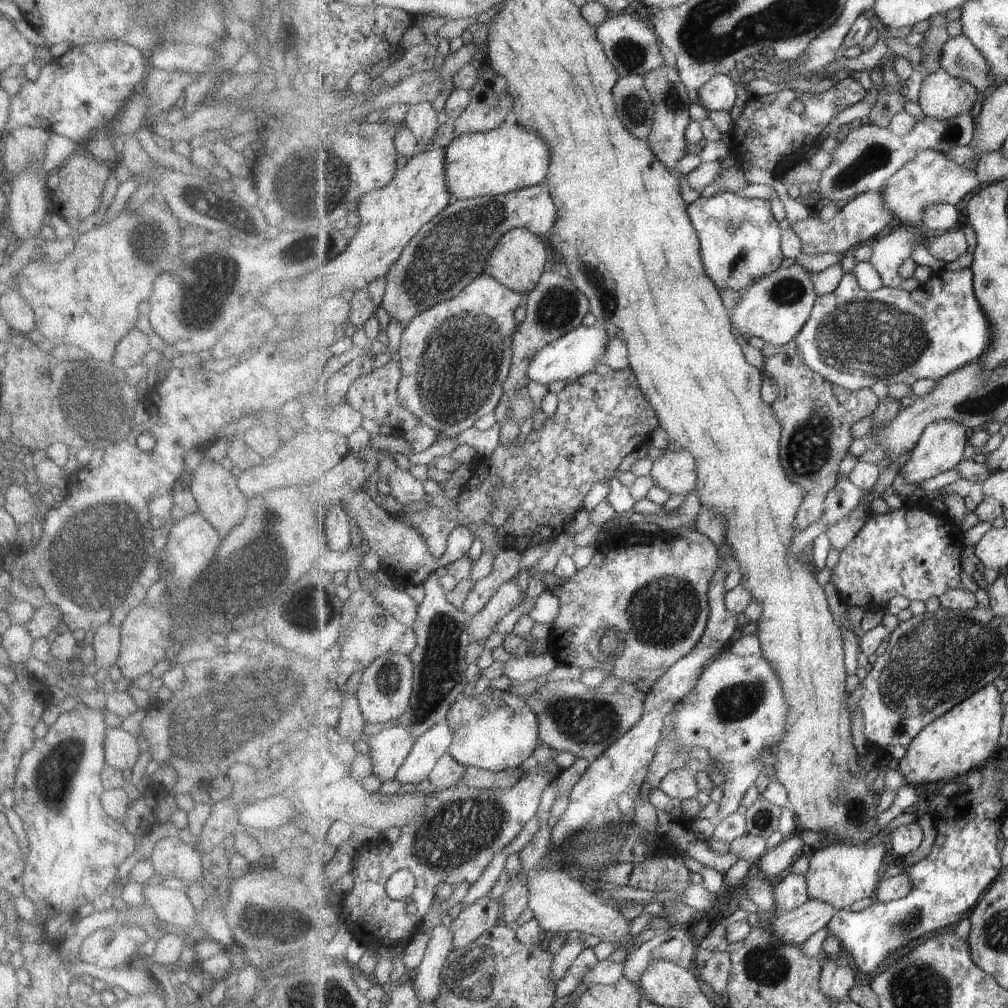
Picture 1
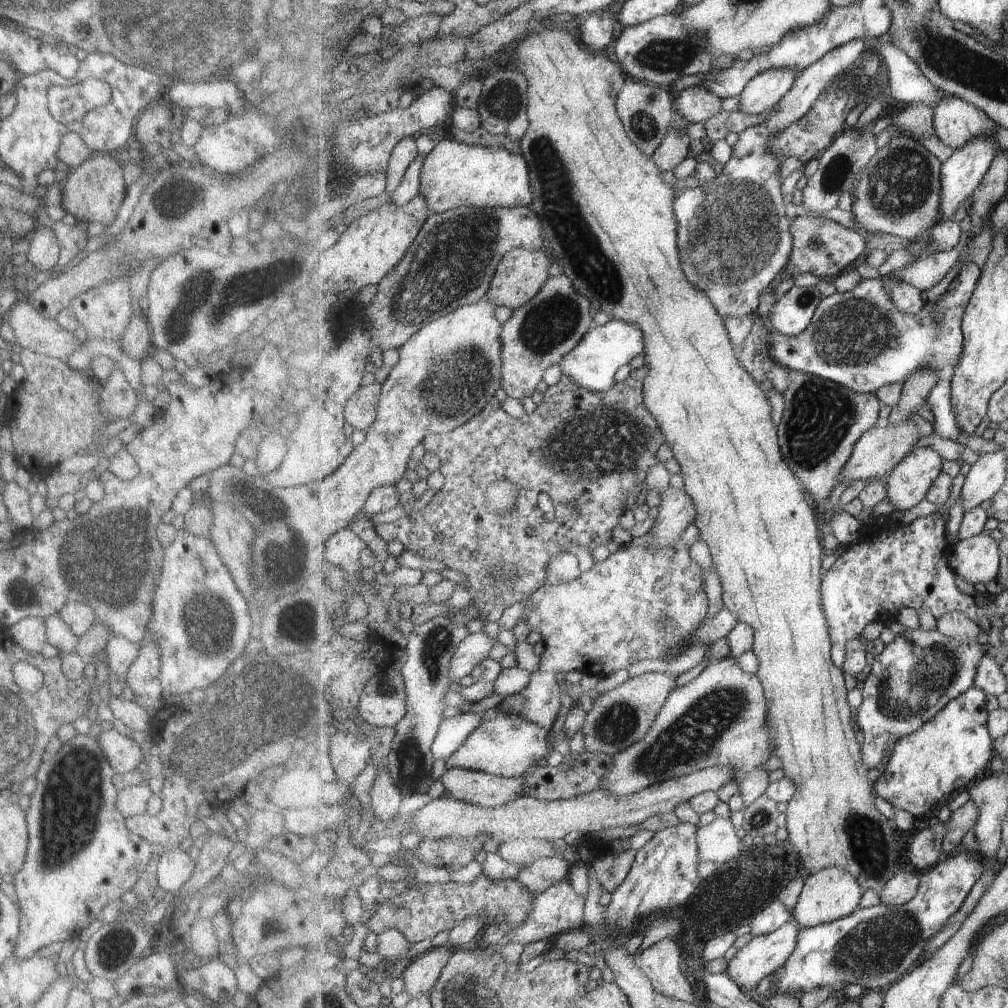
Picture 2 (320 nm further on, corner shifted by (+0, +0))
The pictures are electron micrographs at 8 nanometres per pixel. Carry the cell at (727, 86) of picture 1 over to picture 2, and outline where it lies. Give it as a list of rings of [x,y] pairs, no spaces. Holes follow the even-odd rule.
[[[697,85],[675,94],[674,109],[689,123],[705,123],[723,112],[723,100],[717,94]]]

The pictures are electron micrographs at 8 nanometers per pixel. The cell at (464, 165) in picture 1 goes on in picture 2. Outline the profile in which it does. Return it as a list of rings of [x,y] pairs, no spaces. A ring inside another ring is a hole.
[[[446,137],[426,156],[422,169],[420,194],[429,202],[432,213],[440,214],[453,208],[513,208],[530,206],[534,195],[531,170],[522,153],[503,146],[467,145]]]

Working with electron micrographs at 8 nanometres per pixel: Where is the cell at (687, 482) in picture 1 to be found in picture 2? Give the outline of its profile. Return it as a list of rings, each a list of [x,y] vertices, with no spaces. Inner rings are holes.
[[[671,488],[661,493],[662,501],[658,506],[659,514],[655,526],[650,531],[652,541],[651,550],[675,546],[681,540],[683,532],[695,523],[697,506],[693,498],[686,492],[686,488]]]

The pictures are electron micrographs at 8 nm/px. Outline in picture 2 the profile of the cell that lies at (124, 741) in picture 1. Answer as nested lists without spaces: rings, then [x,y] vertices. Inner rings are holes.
[[[115,729],[101,730],[96,734],[96,738],[97,745],[113,773],[130,772],[143,761],[143,751],[140,747]]]

